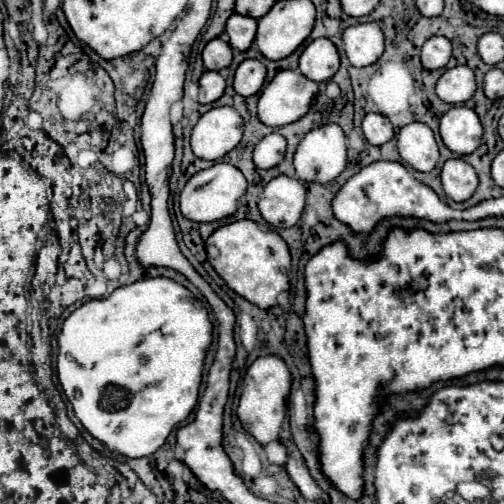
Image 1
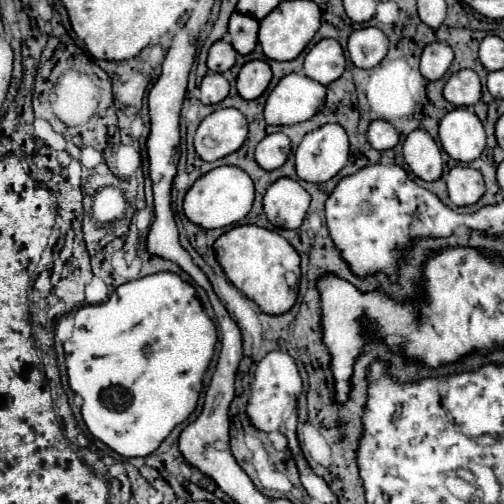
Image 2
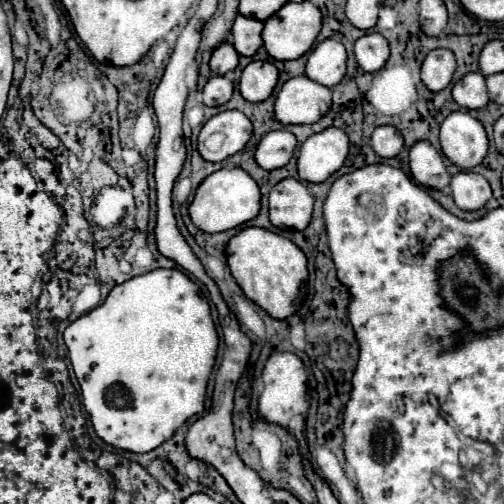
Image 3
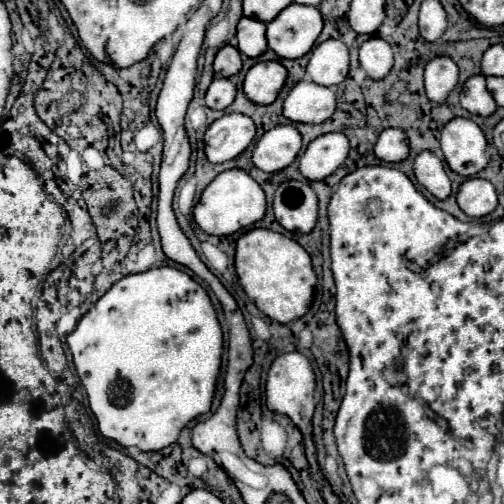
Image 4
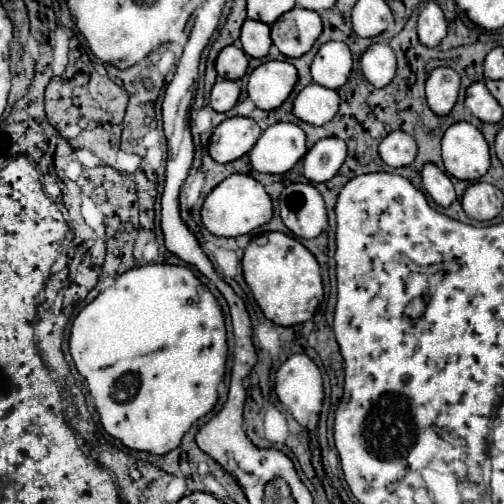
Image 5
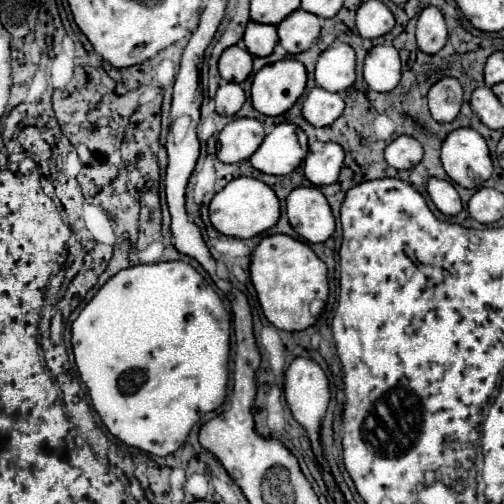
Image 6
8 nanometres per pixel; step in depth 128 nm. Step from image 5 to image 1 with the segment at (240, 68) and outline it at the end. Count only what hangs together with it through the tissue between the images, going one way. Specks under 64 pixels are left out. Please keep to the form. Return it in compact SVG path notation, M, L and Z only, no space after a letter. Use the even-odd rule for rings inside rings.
M214 38L206 44L204 52L202 52L202 60L206 70L220 70L230 66L232 62L232 48L228 42L224 42L222 38Z

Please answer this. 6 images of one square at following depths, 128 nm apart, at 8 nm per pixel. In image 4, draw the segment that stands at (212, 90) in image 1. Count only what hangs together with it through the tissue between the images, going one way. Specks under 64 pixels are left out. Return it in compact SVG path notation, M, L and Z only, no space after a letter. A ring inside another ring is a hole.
M216 76L206 92L206 106L214 110L224 110L234 102L236 96L236 86L222 76Z

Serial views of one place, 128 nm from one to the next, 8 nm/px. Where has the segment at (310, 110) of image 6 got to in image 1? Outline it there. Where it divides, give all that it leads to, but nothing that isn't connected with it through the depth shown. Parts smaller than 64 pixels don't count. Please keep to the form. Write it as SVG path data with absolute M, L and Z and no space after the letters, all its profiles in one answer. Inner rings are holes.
M282 70L272 78L268 86L262 88L258 100L258 118L266 126L284 126L296 122L300 116L308 112L316 92L318 92L318 84L308 80L300 70Z

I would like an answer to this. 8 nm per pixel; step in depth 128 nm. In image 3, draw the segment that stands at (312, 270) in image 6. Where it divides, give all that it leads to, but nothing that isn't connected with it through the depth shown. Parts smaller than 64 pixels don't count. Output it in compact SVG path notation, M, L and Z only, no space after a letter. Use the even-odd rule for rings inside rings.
M244 228L236 236L232 236L226 244L228 268L242 288L242 292L256 302L262 310L266 310L272 318L284 320L296 312L294 300L298 298L300 282L308 278L306 256L304 252L290 242L288 238L274 234L264 228Z

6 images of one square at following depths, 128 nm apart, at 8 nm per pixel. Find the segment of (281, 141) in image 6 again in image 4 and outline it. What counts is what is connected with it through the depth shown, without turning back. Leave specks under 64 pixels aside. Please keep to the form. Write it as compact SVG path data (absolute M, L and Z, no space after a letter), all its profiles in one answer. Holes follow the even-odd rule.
M276 126L258 140L252 162L264 172L278 172L298 156L300 148L302 138L294 126Z

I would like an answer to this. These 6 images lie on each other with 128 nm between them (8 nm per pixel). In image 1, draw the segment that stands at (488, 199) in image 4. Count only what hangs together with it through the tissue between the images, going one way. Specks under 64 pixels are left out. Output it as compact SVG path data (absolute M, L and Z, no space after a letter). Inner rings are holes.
M462 158L446 160L440 172L440 180L442 180L446 196L456 202L468 200L478 186L478 176L474 168Z

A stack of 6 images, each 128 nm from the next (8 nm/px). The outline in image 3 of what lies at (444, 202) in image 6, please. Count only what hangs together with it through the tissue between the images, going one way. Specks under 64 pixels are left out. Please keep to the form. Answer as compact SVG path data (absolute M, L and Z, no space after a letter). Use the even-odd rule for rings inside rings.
M420 140L410 148L410 172L412 178L426 188L444 190L450 182L450 174L444 166L442 156L426 140Z

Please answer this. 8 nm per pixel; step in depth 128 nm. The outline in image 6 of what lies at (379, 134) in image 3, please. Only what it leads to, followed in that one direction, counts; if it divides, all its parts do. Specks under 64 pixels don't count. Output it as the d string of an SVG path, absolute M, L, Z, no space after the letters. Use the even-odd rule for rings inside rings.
M398 136L386 146L384 158L392 168L408 170L422 160L422 146L412 136Z

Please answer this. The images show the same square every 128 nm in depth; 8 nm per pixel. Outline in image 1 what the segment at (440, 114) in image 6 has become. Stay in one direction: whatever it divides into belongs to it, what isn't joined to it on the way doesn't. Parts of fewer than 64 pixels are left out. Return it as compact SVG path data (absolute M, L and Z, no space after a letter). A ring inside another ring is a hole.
M432 36L422 46L422 66L426 70L444 68L450 56L452 56L452 44L446 36Z

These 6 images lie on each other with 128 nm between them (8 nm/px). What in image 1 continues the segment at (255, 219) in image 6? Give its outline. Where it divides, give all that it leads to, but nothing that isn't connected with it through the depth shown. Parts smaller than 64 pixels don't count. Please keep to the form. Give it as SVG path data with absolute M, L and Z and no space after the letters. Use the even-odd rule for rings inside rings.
M220 162L206 170L196 172L180 192L180 210L188 220L194 222L214 222L236 212L236 200L246 192L246 178L232 164Z

